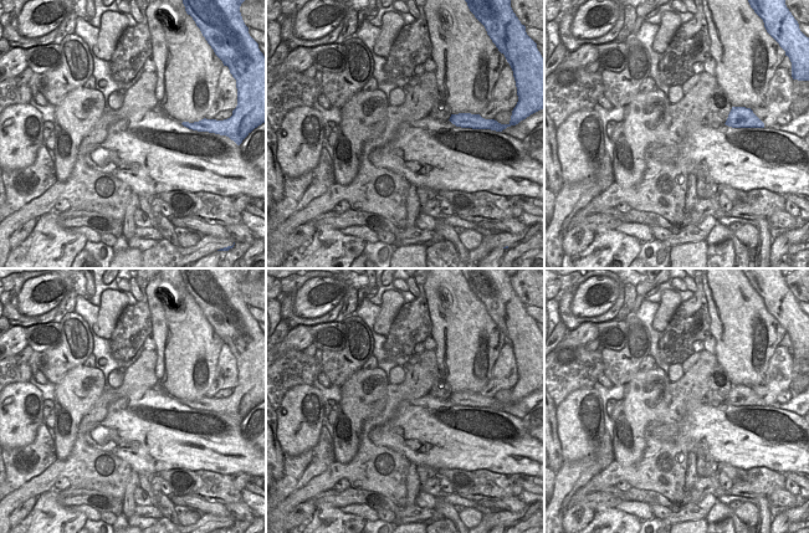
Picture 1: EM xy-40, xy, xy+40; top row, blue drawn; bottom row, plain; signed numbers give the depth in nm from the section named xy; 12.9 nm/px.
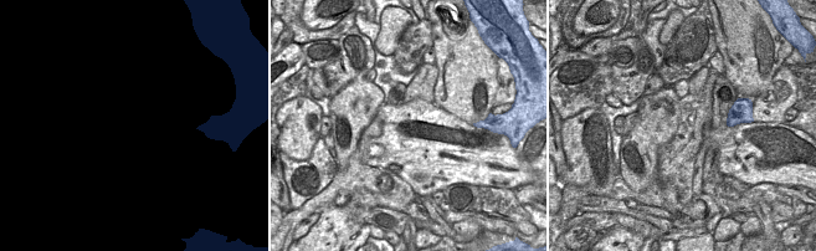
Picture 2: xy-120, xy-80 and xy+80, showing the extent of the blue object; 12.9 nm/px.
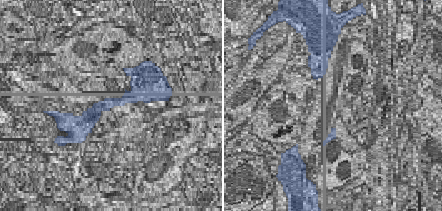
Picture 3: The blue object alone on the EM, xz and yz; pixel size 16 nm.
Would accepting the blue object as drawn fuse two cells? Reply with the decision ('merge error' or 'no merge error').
no merge error

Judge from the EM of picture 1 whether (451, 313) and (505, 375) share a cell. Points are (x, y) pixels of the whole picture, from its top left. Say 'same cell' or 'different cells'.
different cells

